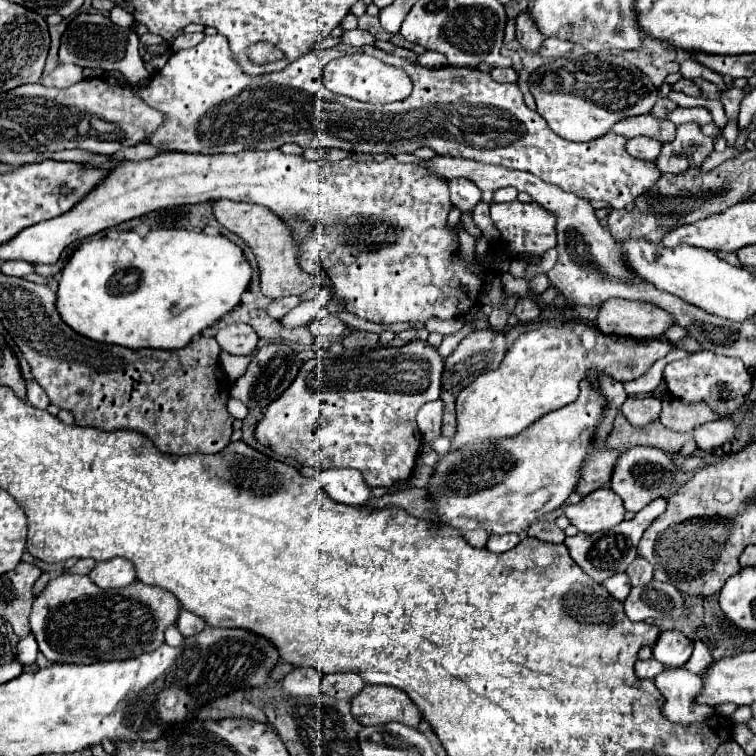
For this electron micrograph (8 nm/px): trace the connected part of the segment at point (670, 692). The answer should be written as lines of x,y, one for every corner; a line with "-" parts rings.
685,668
663,670
659,676
655,676
655,686
665,696
667,706
663,706
663,714
671,722
703,722
703,718
709,718
713,714
713,708
707,708
697,702
697,694
703,686
701,676

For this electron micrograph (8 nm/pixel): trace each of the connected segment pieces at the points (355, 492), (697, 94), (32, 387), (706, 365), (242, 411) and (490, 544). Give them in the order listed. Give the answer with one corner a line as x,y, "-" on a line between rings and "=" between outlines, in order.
323,470
317,472
315,478
325,488
325,492
339,504
361,506
371,498
371,488
365,484
359,470
=
681,78
681,80
679,80
679,82
675,82
671,88
673,88
675,92
683,92
683,94
693,96
693,98
701,98
701,96
703,96
701,88
699,88
693,80
687,80
687,78
=
29,380
27,382
27,402
31,406
35,406
35,408
41,408
41,410
45,410
49,406
47,394
43,392
43,388
35,380
=
699,350
683,360
669,362
663,370
663,378
673,398
683,400
685,404
705,402
719,416
719,420
731,418
745,404
747,394
753,388
753,374
739,358
727,358
707,350
=
231,398
231,400
229,400
227,410
229,410
229,414
231,414
233,418
239,418
239,420
243,420
243,418
247,416
247,406
245,406
243,402
235,400
235,398
=
501,534
501,536
489,536
487,540
487,550
489,552
495,552
495,554
501,554
501,552
507,552
511,548
515,548
515,544
519,544
519,534

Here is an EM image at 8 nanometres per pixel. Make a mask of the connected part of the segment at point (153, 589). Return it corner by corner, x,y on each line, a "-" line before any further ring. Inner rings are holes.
59,574
33,604
31,632
49,662
127,660
157,650
165,642
165,630
175,626
179,610
179,600
159,586
133,582
125,588
103,590
89,576

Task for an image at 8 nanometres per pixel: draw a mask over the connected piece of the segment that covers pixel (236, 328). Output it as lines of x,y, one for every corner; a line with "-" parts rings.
229,324
217,332
217,342
221,350
229,354
251,354
257,348
259,336
247,324

